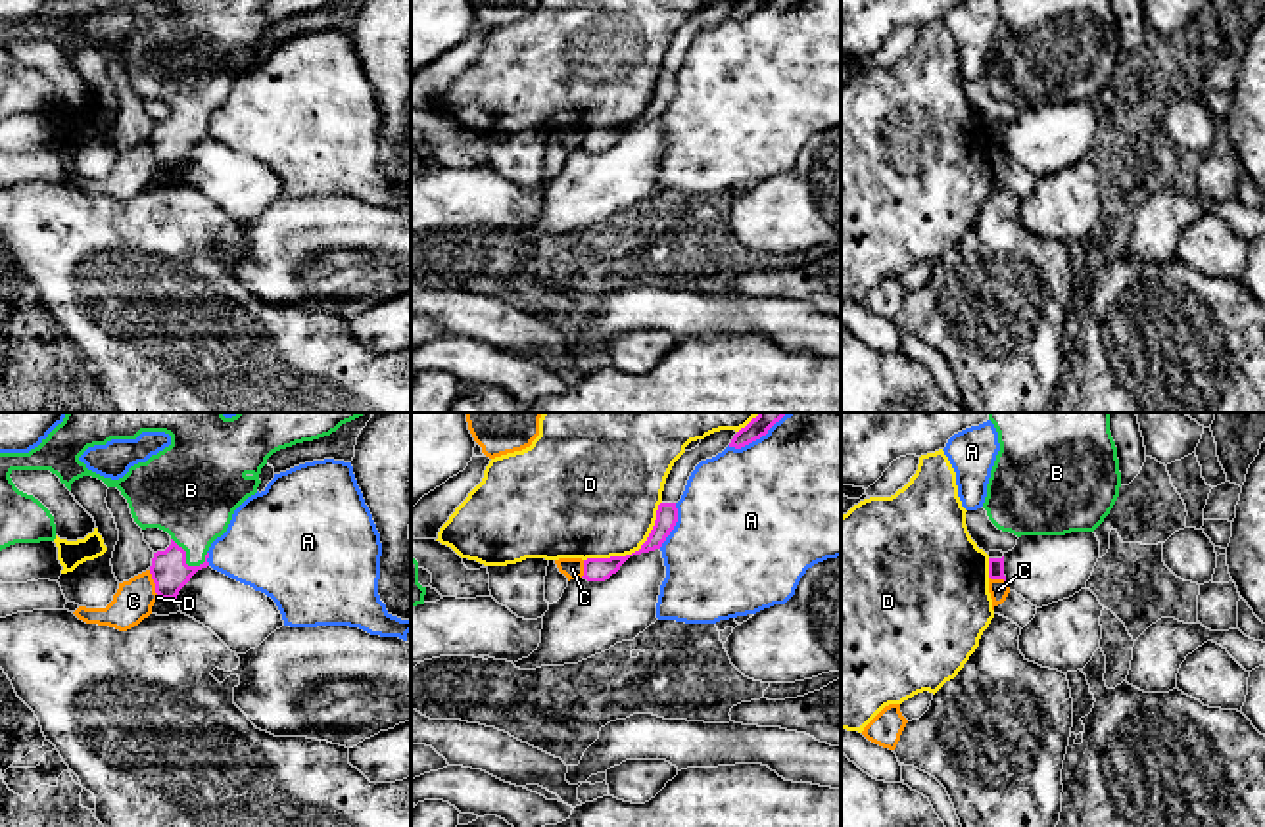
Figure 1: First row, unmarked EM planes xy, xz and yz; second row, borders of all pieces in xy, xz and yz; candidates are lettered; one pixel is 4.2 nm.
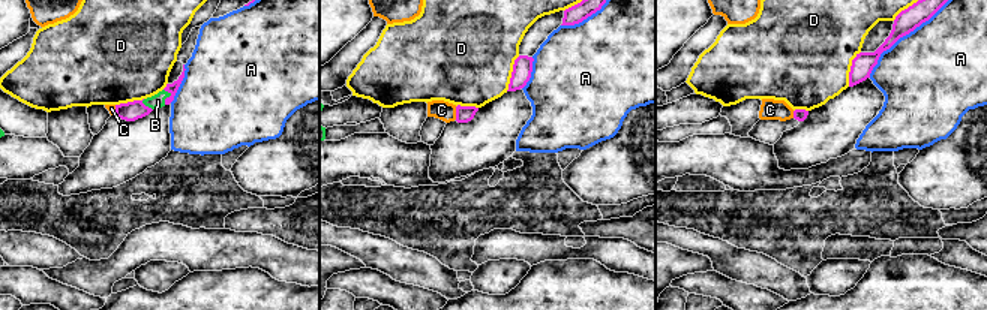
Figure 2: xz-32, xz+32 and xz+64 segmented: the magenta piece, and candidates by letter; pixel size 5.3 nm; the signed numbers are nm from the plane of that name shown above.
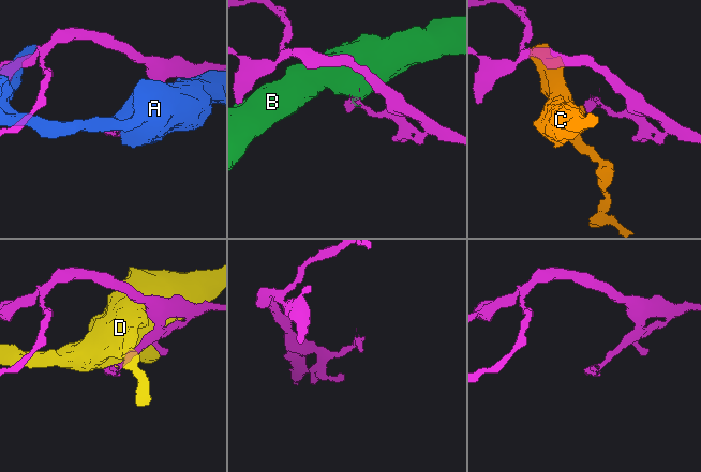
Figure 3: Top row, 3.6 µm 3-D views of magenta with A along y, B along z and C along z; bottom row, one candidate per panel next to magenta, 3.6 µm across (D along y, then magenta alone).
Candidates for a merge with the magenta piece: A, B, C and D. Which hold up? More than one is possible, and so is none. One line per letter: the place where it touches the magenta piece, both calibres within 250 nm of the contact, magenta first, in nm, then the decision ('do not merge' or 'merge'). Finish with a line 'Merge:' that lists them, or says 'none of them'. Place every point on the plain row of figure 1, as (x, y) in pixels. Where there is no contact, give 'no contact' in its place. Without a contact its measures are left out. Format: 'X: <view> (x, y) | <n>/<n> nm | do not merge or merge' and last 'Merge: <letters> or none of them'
A: xz (674, 94) | 90/500 nm | do not merge
B: xy (185, 131) | 160/340 nm | do not merge
C: xy (154, 152) | 160/160 nm | do not merge
D: xz (636, 121) | 100/460 nm | do not merge
Merge: none of them

